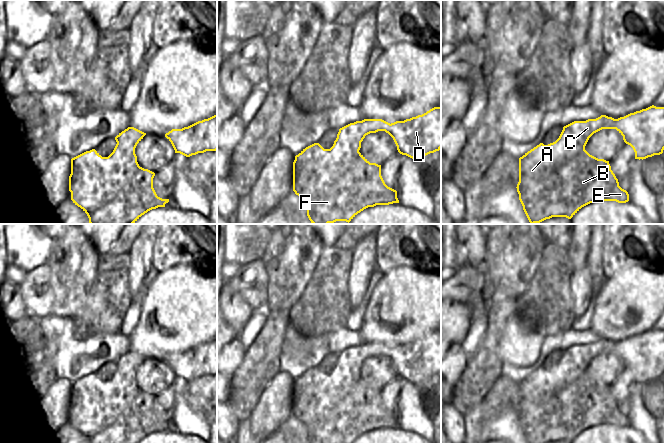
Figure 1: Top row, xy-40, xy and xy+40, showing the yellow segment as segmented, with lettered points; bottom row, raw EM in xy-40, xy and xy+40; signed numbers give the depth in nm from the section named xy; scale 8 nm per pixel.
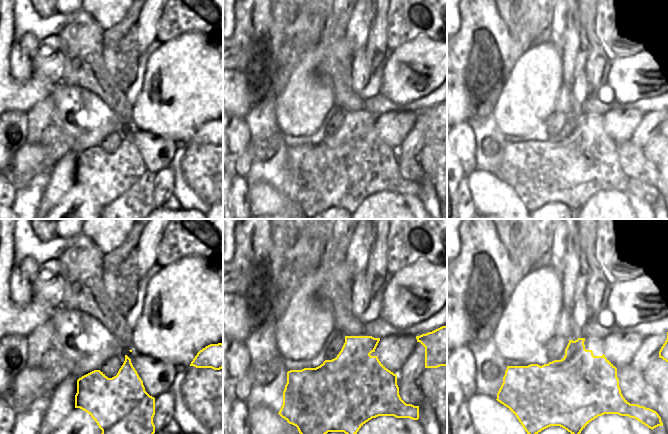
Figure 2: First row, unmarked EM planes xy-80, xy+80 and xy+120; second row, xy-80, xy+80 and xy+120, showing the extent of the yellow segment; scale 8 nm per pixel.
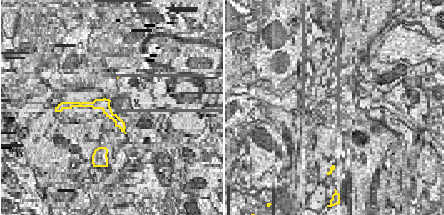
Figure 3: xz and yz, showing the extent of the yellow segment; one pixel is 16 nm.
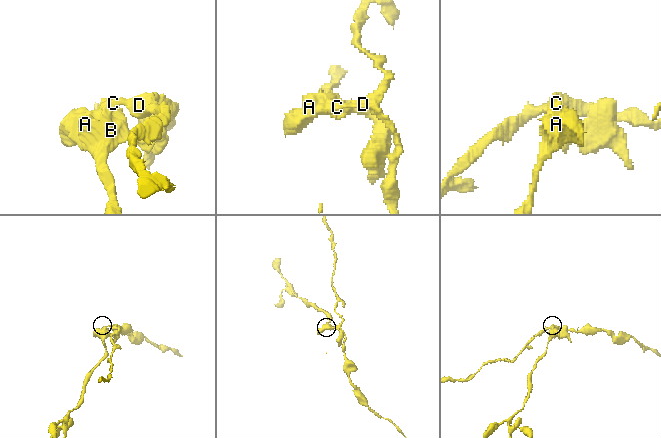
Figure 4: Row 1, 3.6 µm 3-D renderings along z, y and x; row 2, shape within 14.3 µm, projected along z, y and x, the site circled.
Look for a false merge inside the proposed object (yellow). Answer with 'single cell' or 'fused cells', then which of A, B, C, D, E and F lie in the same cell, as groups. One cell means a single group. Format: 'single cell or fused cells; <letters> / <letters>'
fused cells; A B C E F / D

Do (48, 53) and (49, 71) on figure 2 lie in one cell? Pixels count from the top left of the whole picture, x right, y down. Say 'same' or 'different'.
same

